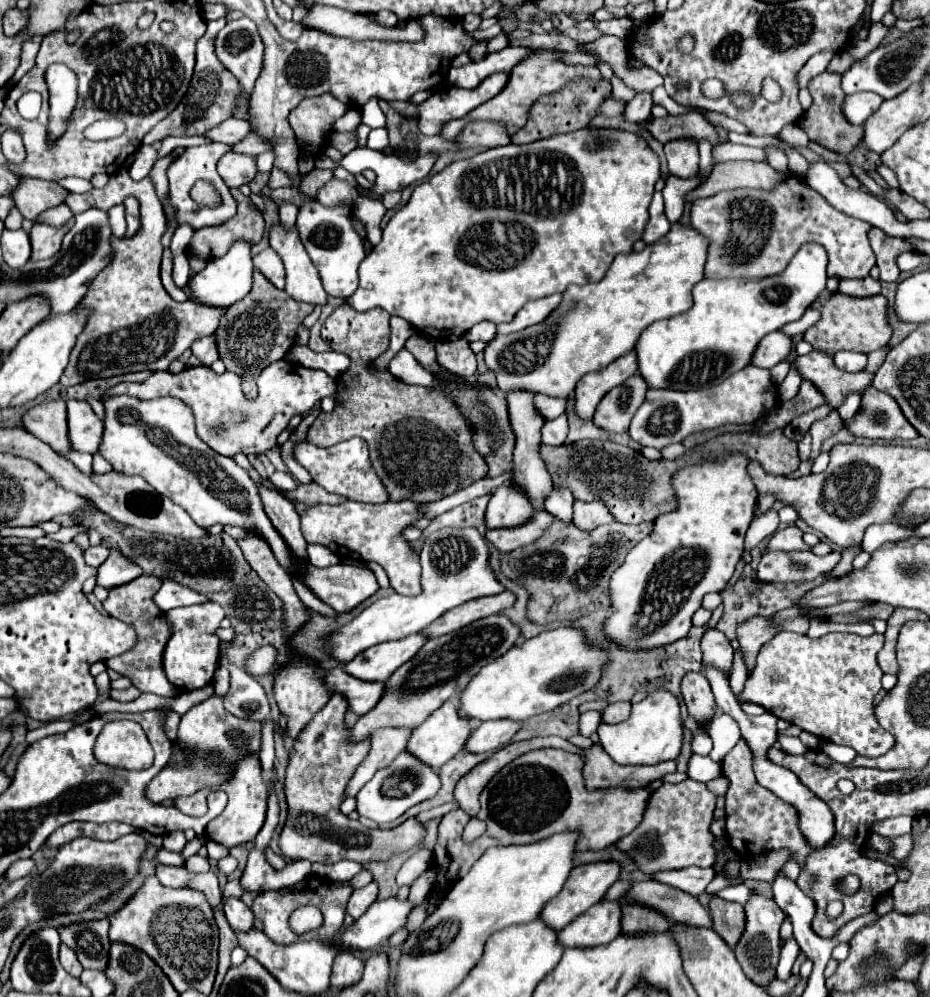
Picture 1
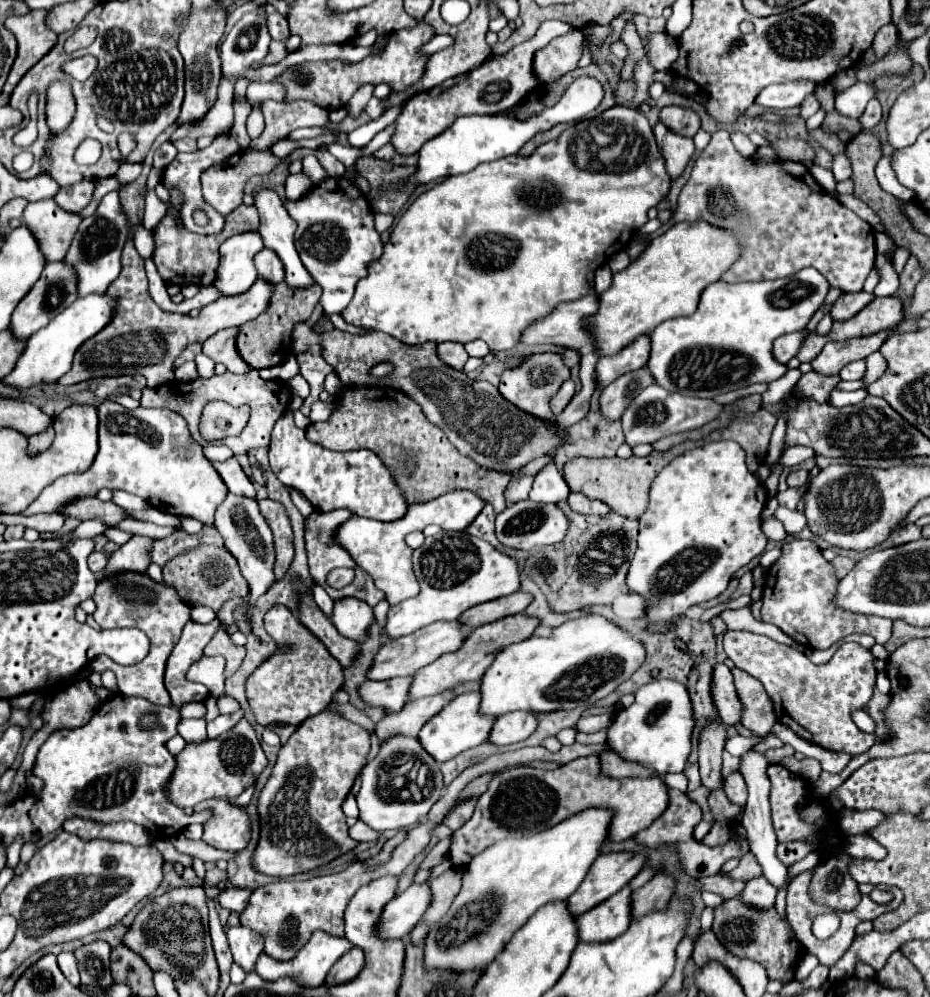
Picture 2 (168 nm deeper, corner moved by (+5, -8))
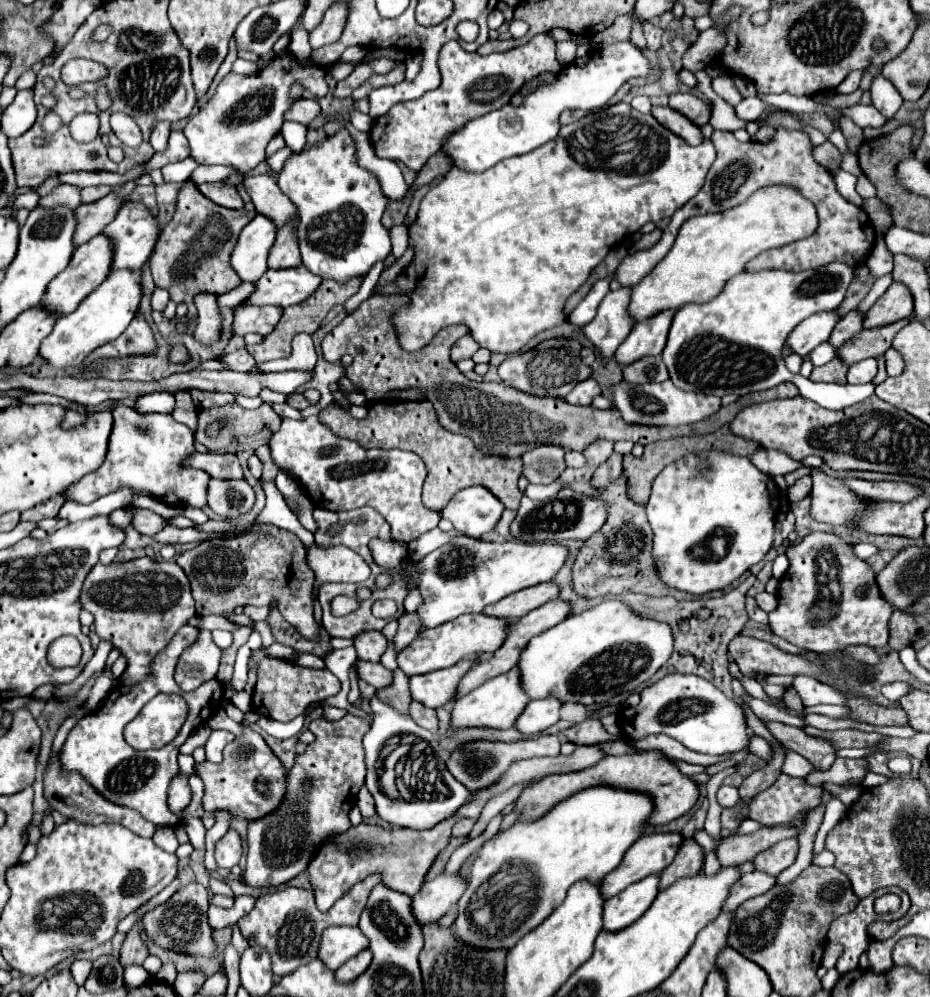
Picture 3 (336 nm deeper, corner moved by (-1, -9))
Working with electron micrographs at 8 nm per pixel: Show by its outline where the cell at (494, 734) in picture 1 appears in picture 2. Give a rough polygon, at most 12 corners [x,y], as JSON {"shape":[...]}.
{"shape":[[528,711],[500,715],[492,743],[510,745],[528,739],[538,719]]}

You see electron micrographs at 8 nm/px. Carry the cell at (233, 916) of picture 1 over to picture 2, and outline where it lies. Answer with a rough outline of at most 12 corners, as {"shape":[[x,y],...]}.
{"shape":[[238,925],[228,931],[234,963],[252,973],[264,939]]}

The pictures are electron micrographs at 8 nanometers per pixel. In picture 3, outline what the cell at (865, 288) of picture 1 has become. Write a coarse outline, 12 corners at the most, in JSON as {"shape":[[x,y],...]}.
{"shape":[[858,308],[842,316],[830,334],[838,348],[862,328],[862,312]]}

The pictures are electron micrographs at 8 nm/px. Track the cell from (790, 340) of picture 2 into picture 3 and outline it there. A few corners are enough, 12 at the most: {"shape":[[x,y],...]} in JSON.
{"shape":[[820,312],[796,326],[786,344],[798,356],[828,340],[838,316]]}

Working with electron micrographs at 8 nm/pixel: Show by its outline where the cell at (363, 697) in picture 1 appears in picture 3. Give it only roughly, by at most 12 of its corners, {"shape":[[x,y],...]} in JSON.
{"shape":[[472,660],[412,676],[410,694],[428,708],[452,700]]}

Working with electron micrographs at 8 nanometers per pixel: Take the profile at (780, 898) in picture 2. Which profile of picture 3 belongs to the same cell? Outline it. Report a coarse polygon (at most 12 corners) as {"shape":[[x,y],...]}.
{"shape":[[836,796],[826,804],[824,822],[816,835],[813,849],[825,849],[825,838],[844,816],[844,806]]}

